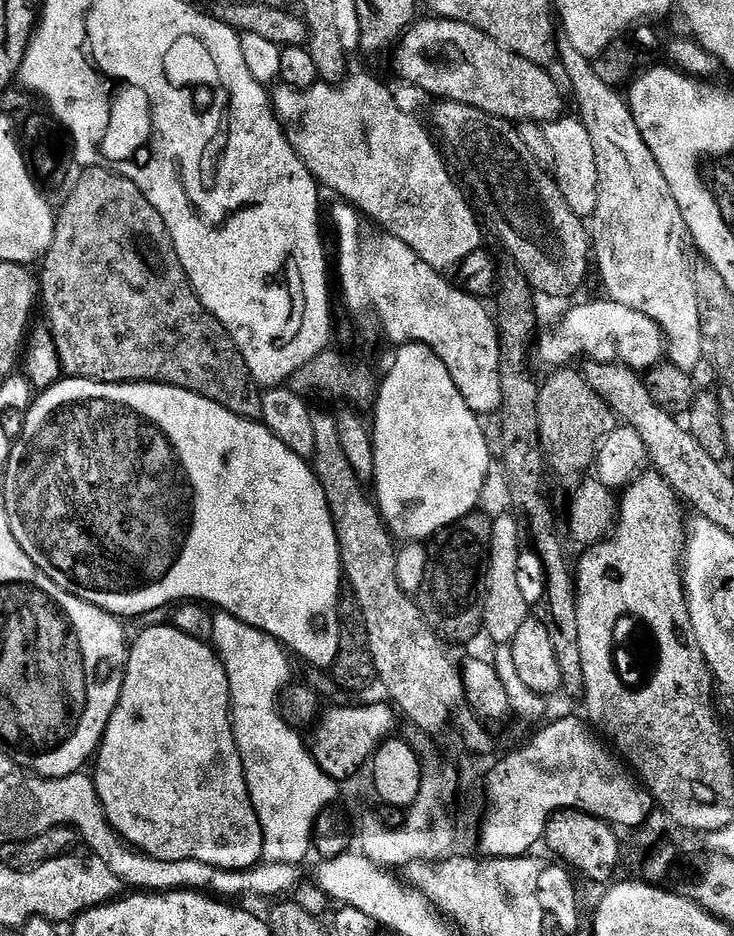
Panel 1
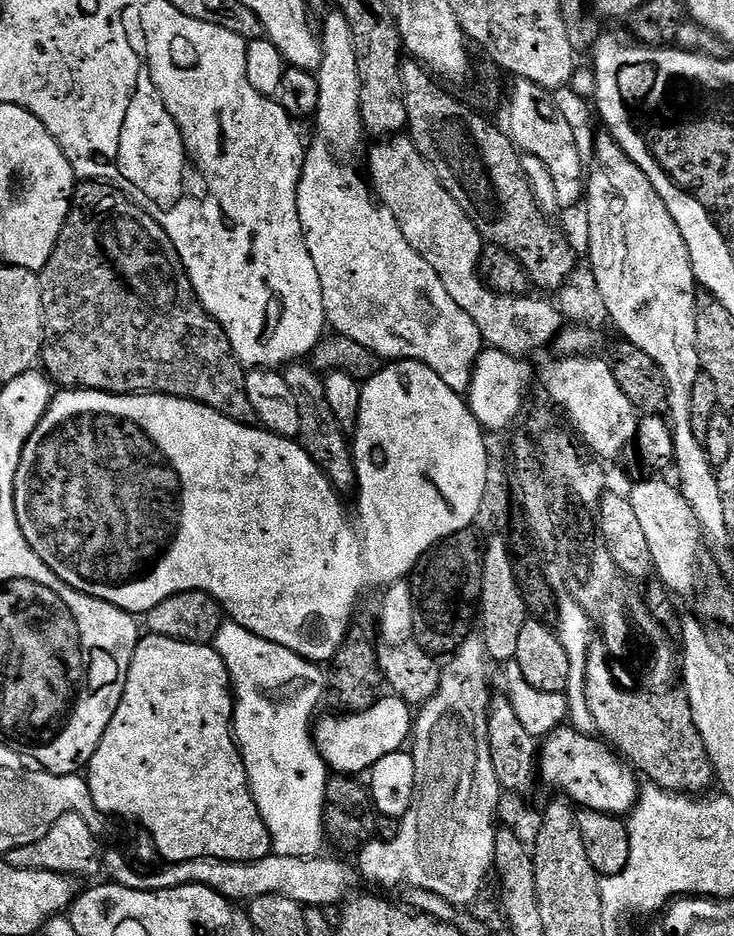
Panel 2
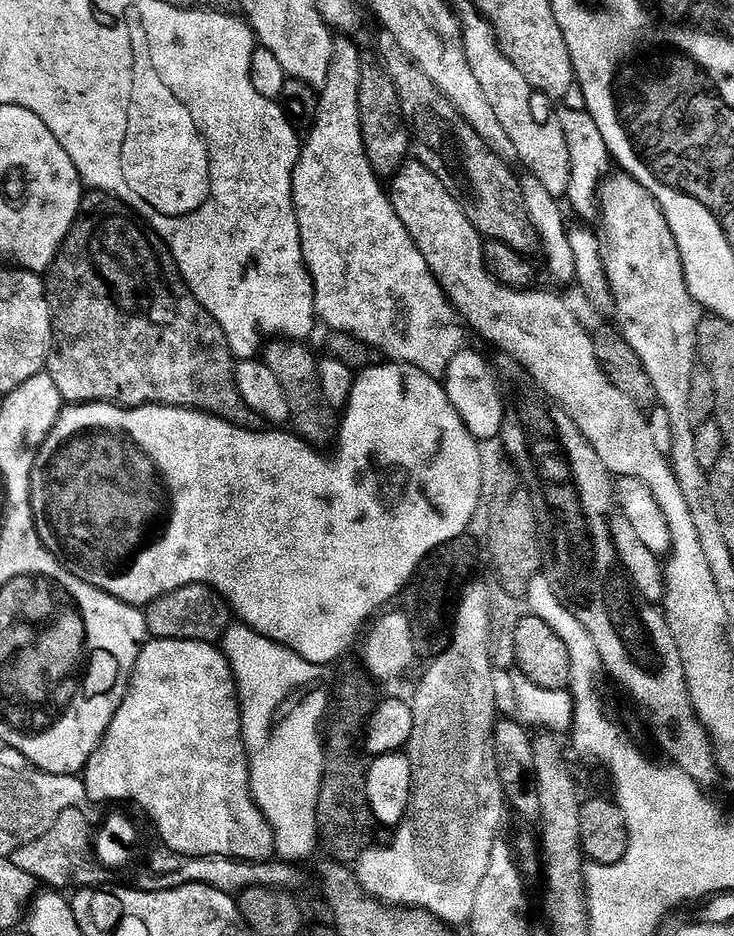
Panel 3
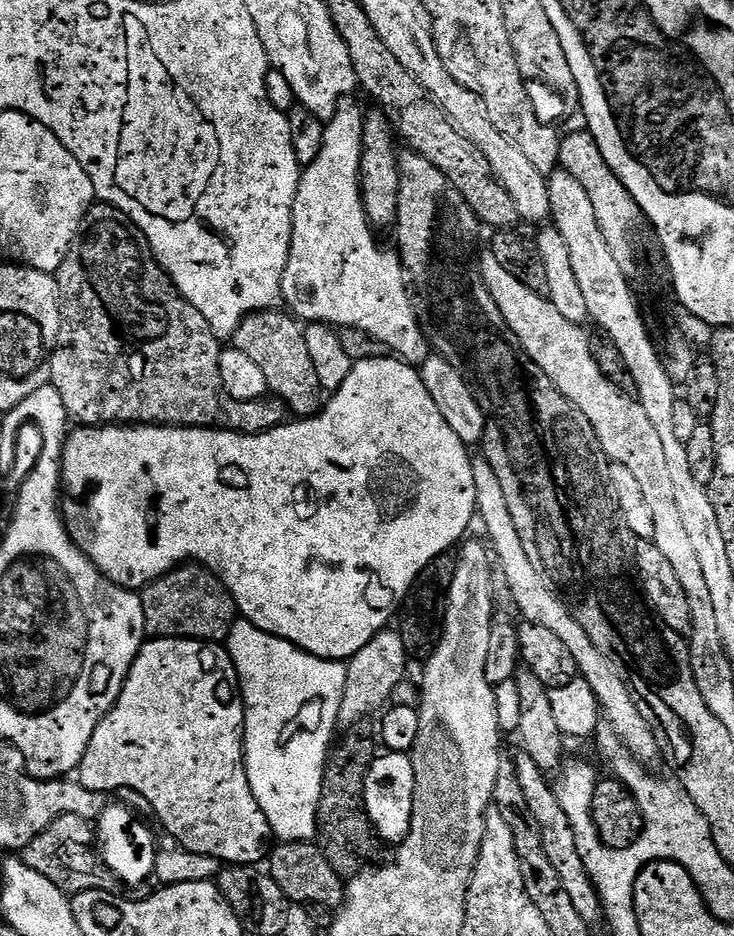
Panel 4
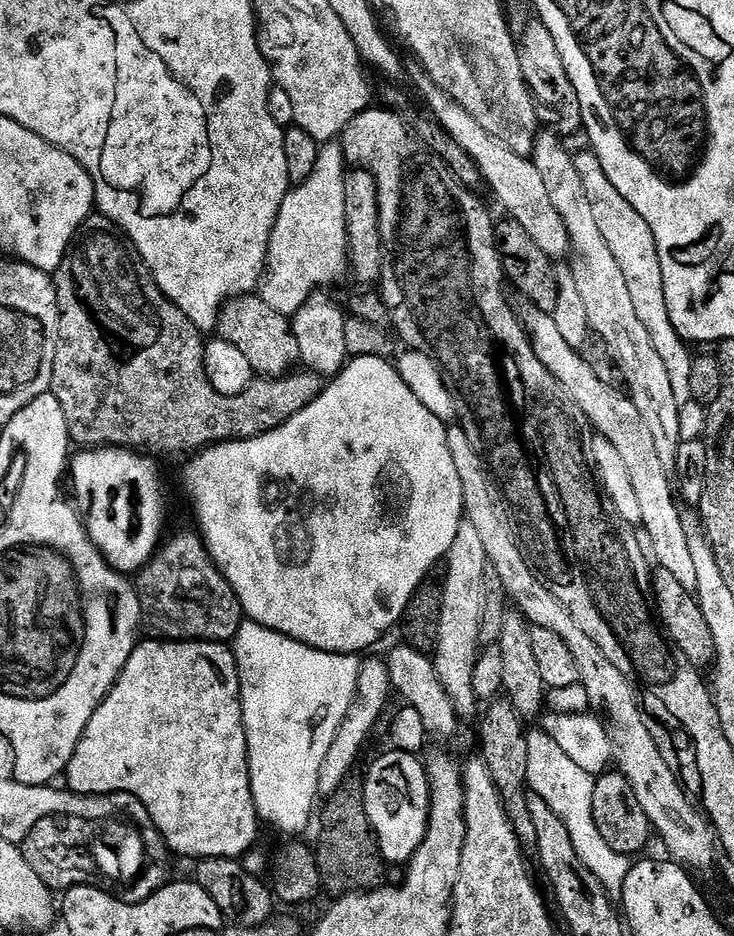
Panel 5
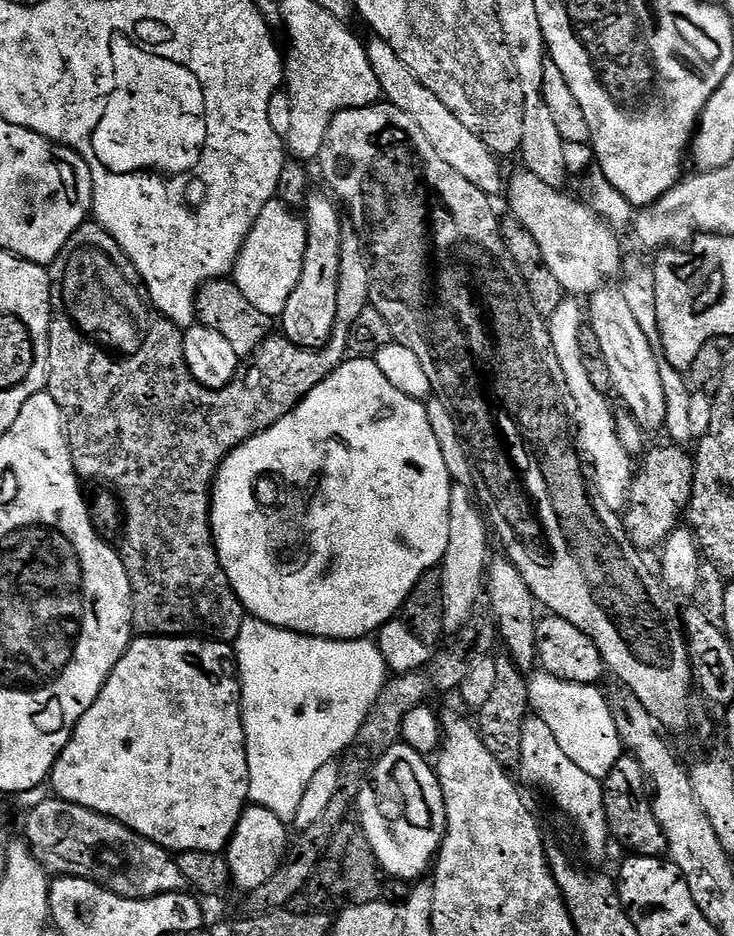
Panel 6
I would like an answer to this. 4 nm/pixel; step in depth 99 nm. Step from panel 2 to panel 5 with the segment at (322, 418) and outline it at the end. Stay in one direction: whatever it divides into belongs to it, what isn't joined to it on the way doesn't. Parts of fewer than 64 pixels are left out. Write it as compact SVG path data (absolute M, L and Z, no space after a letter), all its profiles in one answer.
M245 294L224 301L216 319L216 332L219 339L232 343L242 352L257 377L286 376L300 364L298 338L294 338L291 319L266 306L259 294Z

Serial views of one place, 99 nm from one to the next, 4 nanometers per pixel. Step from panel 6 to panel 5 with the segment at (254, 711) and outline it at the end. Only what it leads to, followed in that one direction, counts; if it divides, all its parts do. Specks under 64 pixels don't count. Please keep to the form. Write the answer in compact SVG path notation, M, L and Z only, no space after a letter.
M245 619L240 625L235 640L230 644L232 652L236 655L236 669L240 675L240 701L242 702L242 714L244 715L244 729L246 730L246 742L248 743L248 769L250 770L250 786L252 797L256 803L256 814L265 825L273 824L284 832L304 832L308 823L313 823L312 807L318 804L318 772L322 767L322 760L329 753L330 744L342 726L347 711L350 710L352 699L355 698L355 690L358 686L361 661L355 655L342 652L323 652L317 648L306 646L302 642L292 640L289 636L283 636L281 632L270 630L261 624L255 624L250 619Z

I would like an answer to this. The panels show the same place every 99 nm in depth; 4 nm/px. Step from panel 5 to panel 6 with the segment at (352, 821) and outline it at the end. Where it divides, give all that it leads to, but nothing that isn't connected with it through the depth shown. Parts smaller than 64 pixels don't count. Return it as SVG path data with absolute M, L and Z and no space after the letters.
M345 826L337 832L323 860L316 867L306 889L306 897L308 896L309 902L312 903L309 905L315 911L339 914L346 908L372 904L381 899L380 876L382 877L380 863L376 861L376 855L363 828Z

